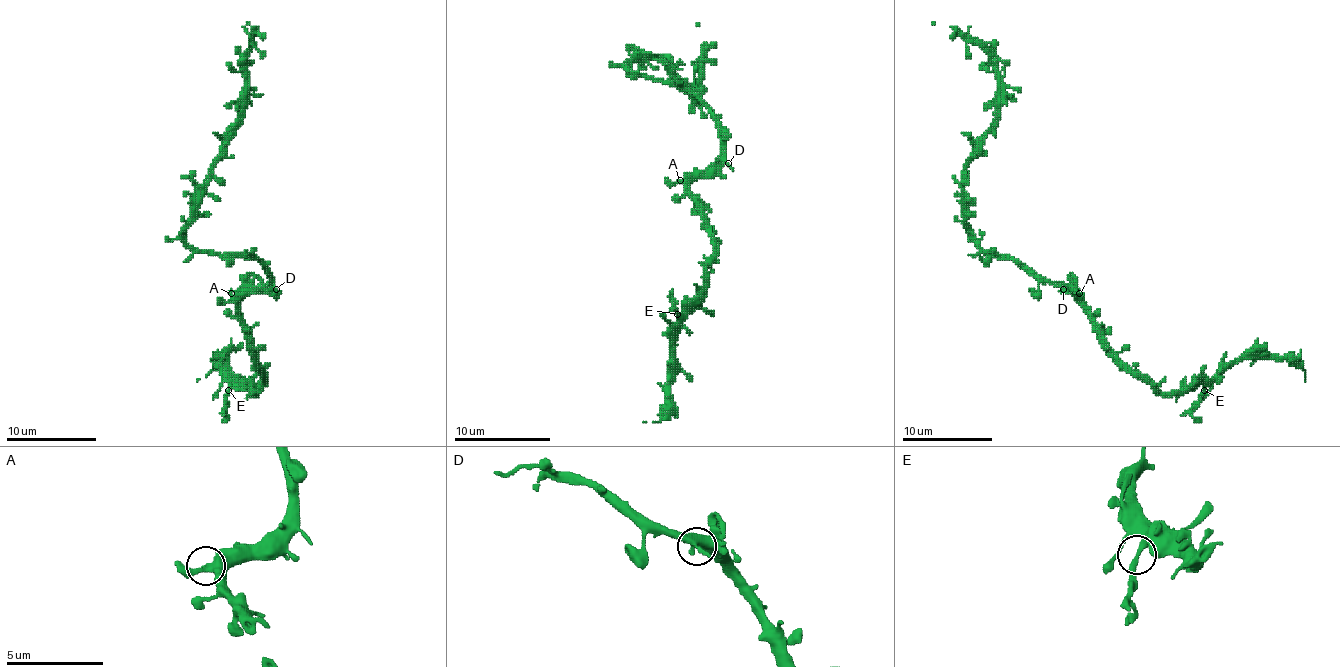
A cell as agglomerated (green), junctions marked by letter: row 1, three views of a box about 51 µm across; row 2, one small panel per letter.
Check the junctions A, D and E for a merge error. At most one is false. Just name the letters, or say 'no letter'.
E

